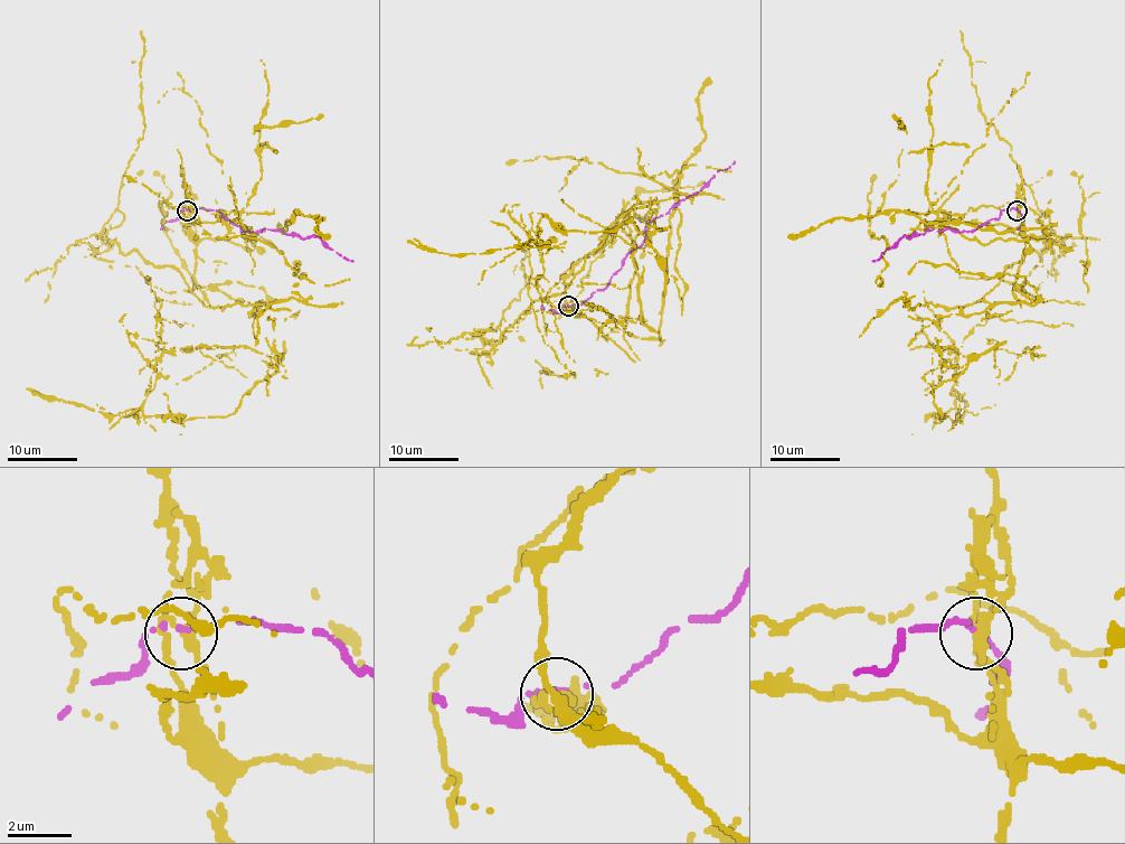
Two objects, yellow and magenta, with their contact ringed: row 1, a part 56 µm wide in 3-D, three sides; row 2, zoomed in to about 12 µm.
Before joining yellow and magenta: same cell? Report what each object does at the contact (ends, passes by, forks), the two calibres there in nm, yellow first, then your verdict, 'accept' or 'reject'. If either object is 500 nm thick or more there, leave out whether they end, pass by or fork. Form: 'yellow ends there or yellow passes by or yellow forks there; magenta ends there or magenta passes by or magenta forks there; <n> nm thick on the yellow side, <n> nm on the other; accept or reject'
yellow ends there; magenta ends there; 420 nm thick on the yellow side, 190 nm on the other; reject

